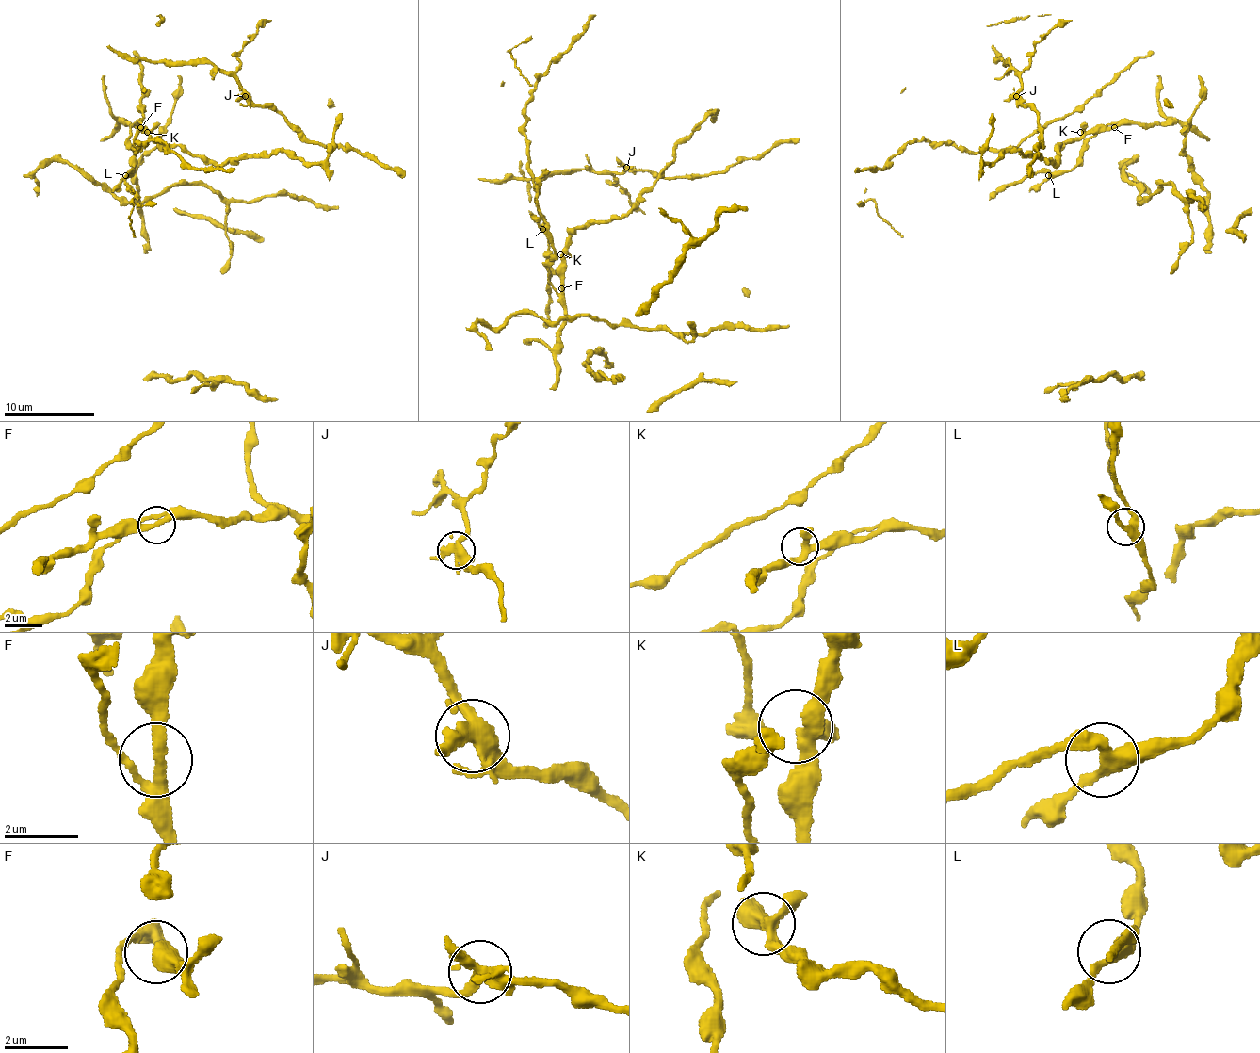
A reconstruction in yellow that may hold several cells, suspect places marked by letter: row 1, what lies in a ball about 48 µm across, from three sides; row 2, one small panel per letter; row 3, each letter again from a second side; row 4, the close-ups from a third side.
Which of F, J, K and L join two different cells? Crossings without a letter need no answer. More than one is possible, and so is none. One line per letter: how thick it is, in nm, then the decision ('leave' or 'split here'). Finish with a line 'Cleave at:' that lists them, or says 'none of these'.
F: 220 nm | leave
J: 400 nm | leave
K: 280 nm | leave
L: 340 nm | leave
Cleave at: none of these

